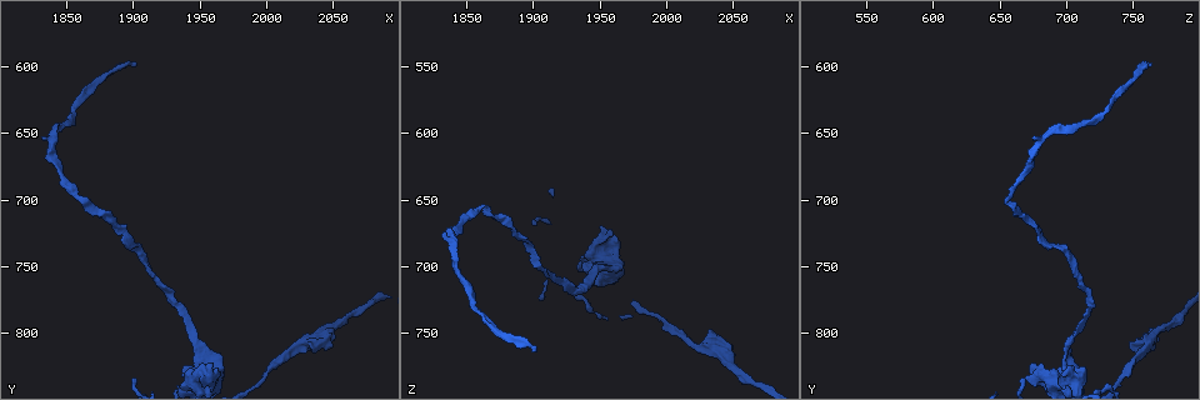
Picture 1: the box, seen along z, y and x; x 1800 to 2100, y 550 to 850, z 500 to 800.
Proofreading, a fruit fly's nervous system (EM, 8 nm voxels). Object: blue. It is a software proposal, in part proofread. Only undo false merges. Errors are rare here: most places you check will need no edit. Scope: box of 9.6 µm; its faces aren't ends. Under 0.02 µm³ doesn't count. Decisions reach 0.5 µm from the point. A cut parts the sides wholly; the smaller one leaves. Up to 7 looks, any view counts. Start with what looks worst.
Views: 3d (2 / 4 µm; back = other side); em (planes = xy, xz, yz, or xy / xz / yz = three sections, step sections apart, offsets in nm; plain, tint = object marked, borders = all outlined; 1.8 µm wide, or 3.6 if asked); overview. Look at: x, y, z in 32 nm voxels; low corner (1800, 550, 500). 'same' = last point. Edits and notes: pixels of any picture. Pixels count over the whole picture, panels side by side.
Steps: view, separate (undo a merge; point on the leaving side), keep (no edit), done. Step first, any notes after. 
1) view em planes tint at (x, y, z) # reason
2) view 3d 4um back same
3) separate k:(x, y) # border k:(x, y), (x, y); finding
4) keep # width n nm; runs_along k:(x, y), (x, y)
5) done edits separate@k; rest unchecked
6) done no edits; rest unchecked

view 3d 4um at (1956, 822, 702) # sharp bend

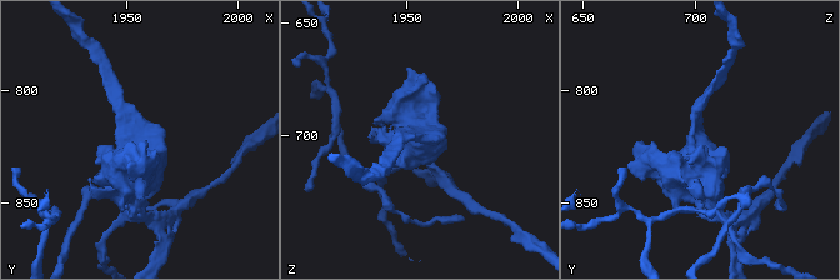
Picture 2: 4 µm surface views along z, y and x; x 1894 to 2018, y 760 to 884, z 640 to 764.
view em 3.6um planes tint at (1957, 823, 703)

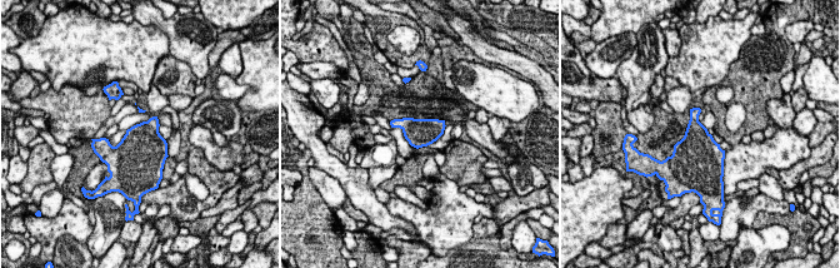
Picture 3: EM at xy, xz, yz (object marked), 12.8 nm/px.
keep # one neuron here

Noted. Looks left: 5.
view em xy step 8 tint at (2028, 806, 760) # a fork

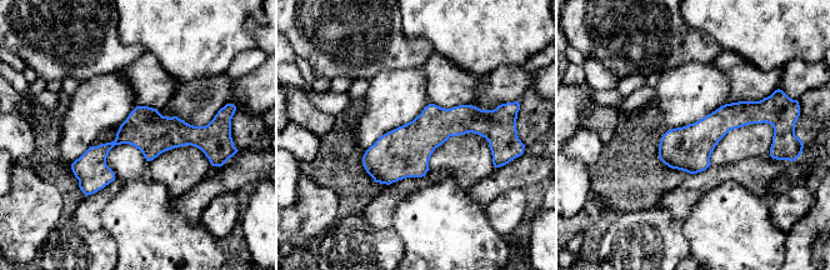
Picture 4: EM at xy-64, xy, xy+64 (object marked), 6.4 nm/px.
view em planes tint same

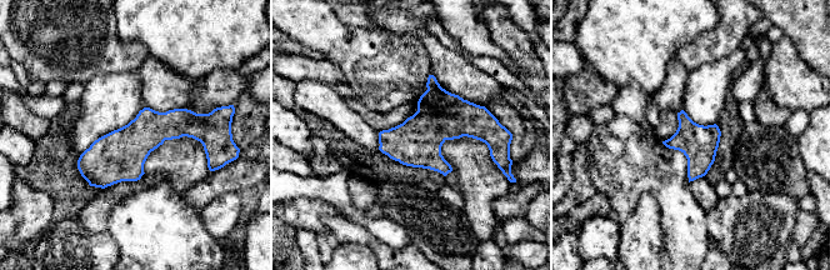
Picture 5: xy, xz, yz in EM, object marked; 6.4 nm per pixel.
keep # width 240 nm; runs_along 5:(206, 131), (153, 128), (80, 165); all the same neuron

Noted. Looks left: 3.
view em xy step 16 borders at (1840, 646, 700) # thin neck

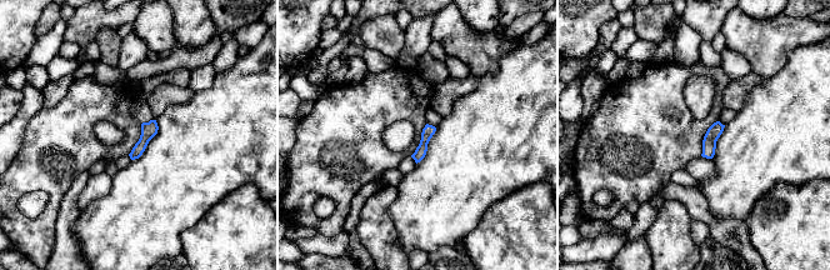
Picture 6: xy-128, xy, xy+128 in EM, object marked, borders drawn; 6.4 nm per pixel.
keep # width 80 nm; all the same neuron

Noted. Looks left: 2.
done no edits; rest unchecked

